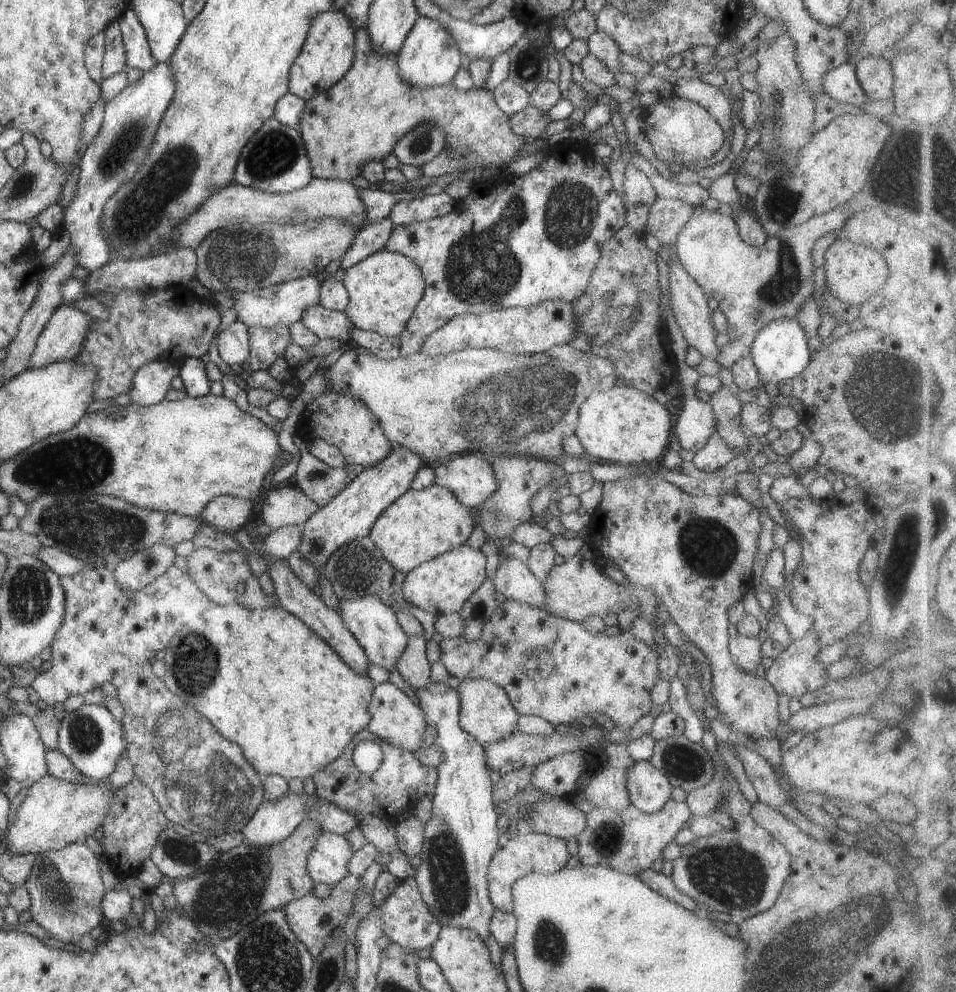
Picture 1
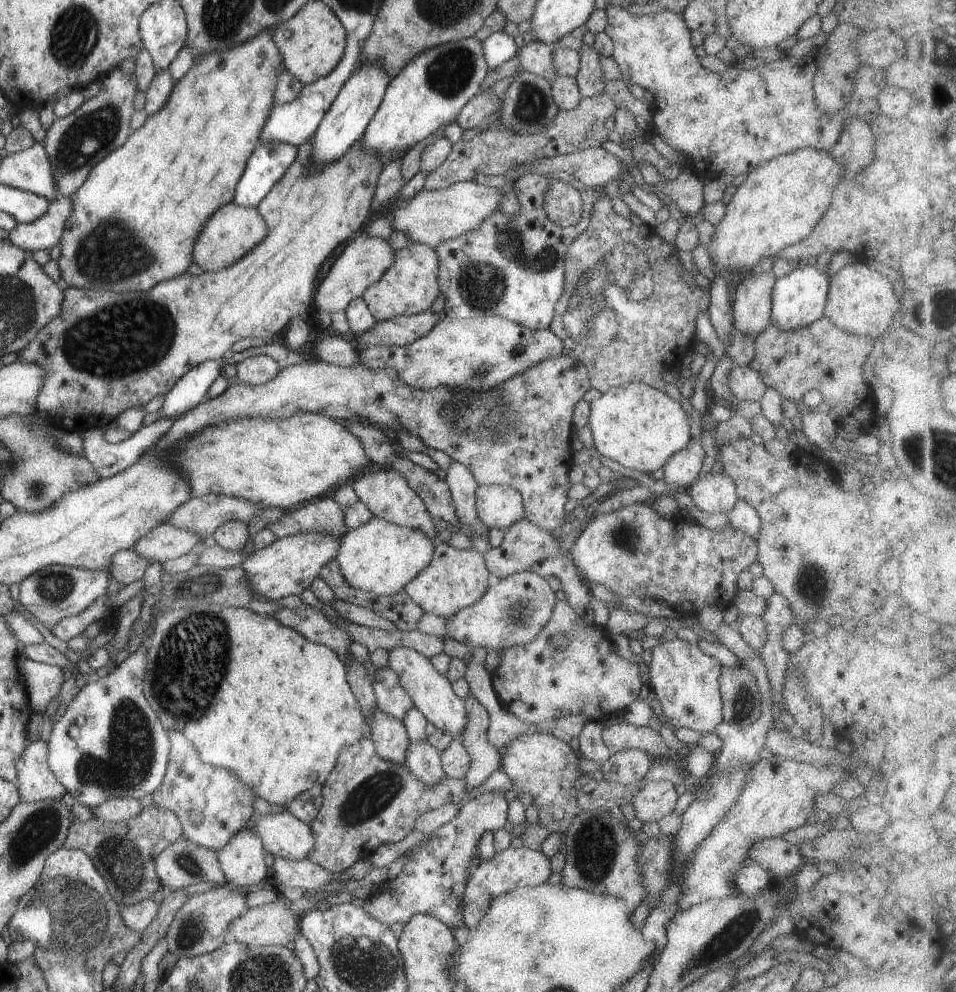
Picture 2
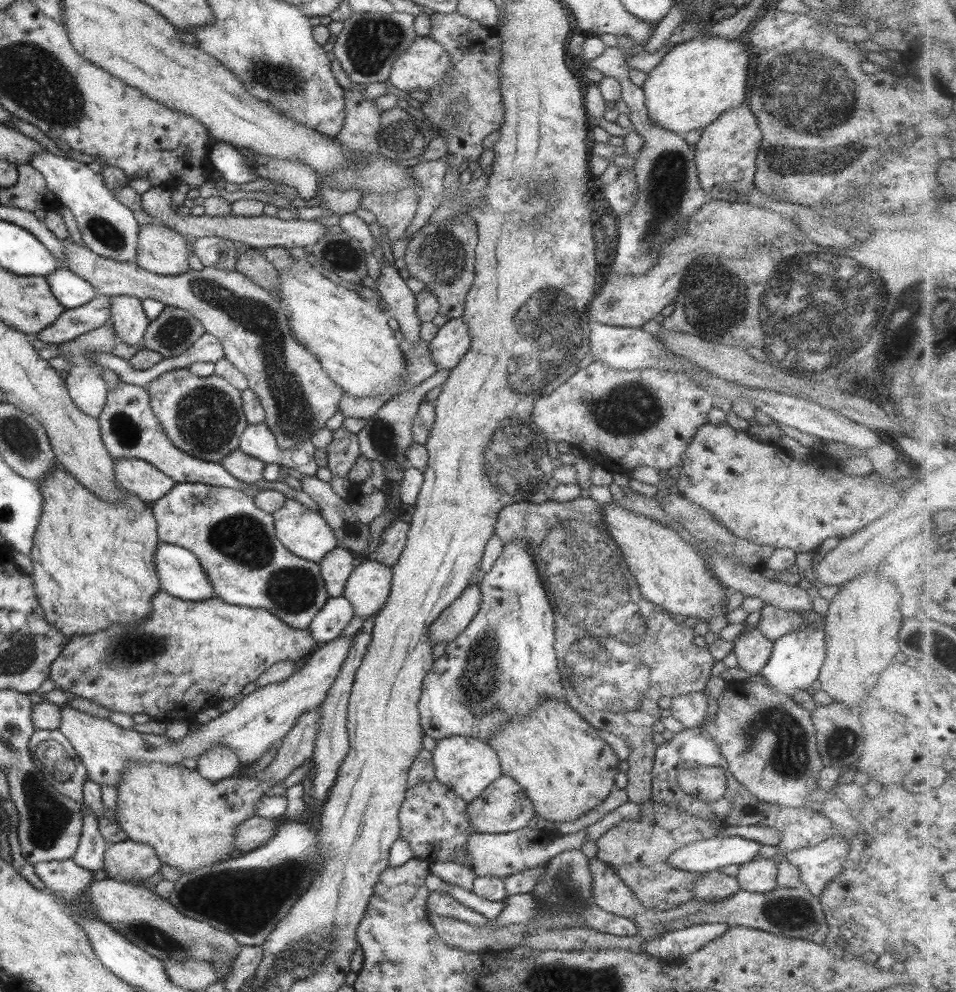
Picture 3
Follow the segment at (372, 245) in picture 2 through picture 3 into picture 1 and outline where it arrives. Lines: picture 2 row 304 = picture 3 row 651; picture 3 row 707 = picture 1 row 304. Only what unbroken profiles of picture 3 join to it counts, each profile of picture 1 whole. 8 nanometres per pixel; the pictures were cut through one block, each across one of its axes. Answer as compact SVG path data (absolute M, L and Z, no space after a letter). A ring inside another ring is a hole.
M312 275L270 285L263 289L232 291L234 301L232 308L236 310L237 320L247 327L272 327L276 324L289 326L302 319L306 308L319 304L322 282L320 278L316 278L316 275ZM63 302L54 309L42 329L27 368L42 368L58 360L74 360L80 354L94 321L86 312L72 308L72 303Z

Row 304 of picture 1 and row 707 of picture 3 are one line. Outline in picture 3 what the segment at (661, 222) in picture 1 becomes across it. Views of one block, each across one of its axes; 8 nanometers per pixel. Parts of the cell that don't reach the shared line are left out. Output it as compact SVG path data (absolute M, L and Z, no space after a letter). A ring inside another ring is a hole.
M695 691L684 696L676 696L671 700L672 716L679 720L685 728L702 726L707 716L708 700L702 692Z

